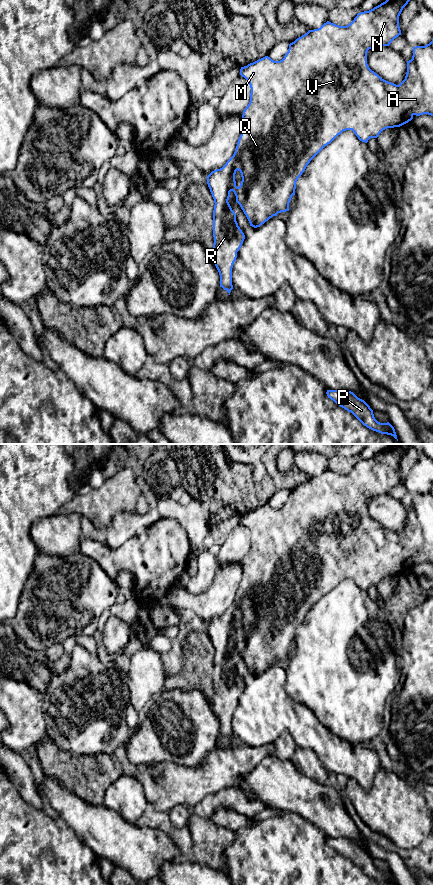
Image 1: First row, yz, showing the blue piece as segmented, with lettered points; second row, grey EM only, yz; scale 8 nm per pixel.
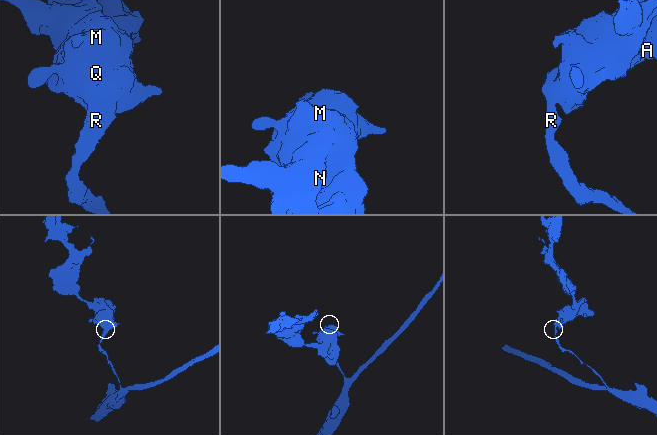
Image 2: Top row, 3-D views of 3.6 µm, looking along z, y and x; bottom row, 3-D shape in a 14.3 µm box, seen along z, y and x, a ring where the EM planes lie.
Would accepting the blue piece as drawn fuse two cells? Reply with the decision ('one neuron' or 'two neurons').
one neuron

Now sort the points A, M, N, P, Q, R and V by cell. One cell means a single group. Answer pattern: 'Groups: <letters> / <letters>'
Groups: A M N P Q R V

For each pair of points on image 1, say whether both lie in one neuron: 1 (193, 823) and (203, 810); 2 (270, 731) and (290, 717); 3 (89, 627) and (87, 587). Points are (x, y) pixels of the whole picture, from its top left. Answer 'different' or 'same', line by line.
1: different
2: same
3: same

